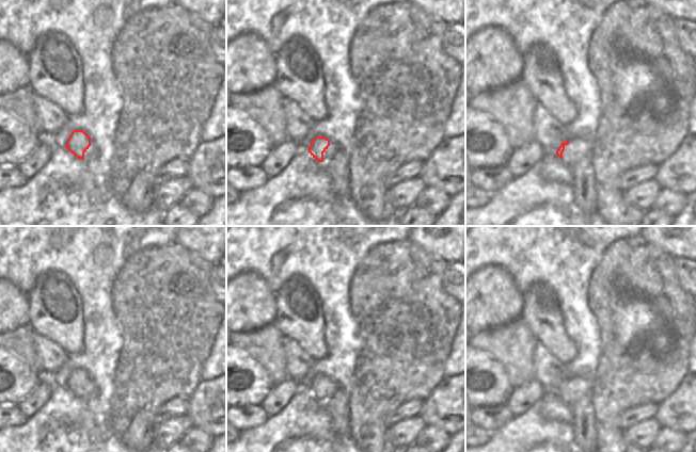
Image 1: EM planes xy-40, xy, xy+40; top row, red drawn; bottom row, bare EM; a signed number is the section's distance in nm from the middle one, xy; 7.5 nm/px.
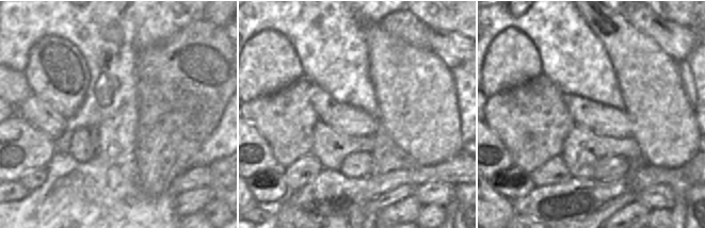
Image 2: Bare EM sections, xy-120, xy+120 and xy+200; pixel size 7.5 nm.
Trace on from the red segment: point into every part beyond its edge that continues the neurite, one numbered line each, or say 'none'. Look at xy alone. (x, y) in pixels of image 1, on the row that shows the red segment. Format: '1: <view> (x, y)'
1: xy (333, 148)

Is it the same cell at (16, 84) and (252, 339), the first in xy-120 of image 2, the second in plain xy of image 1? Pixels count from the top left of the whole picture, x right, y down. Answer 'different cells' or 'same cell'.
different cells

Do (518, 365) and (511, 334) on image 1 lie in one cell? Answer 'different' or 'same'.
same

